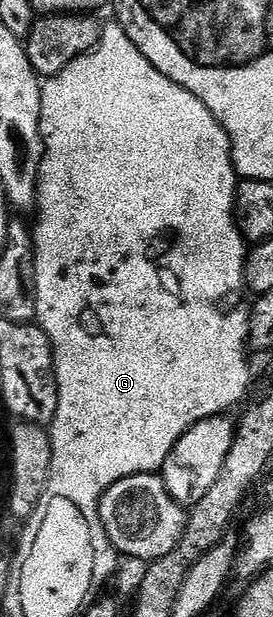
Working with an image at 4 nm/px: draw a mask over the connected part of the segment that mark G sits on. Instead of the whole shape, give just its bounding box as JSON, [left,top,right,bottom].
[33,23,251,598]

